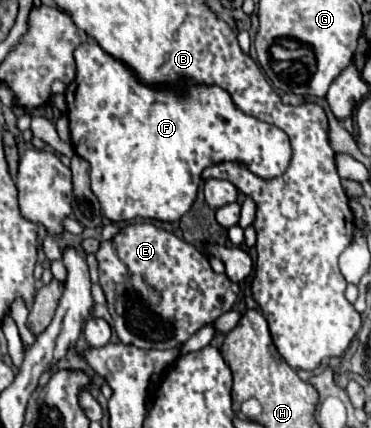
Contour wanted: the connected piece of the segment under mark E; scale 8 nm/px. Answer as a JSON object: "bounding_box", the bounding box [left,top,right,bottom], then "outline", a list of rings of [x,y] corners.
{"bounding_box":[96,223,240,349],"outline":[[[132,223],[132,225],[122,227],[120,233],[118,233],[112,241],[104,241],[104,243],[100,245],[100,251],[96,253],[96,259],[98,259],[98,263],[100,263],[100,285],[102,285],[102,289],[104,289],[104,293],[106,293],[106,299],[108,299],[108,309],[110,309],[112,319],[114,319],[116,335],[118,335],[120,343],[124,343],[124,345],[134,345],[134,347],[140,347],[140,349],[174,349],[174,347],[180,347],[180,345],[182,345],[184,341],[188,341],[188,337],[194,335],[202,325],[212,323],[212,321],[216,321],[222,313],[230,311],[230,309],[232,309],[232,303],[236,301],[238,291],[240,291],[238,285],[232,283],[224,273],[218,275],[218,273],[212,271],[212,267],[210,267],[210,263],[208,263],[208,257],[206,257],[204,253],[196,251],[196,247],[188,245],[186,241],[178,239],[176,235],[172,235],[172,233],[164,231],[164,229],[158,229],[158,227],[152,225],[152,223]]]}

